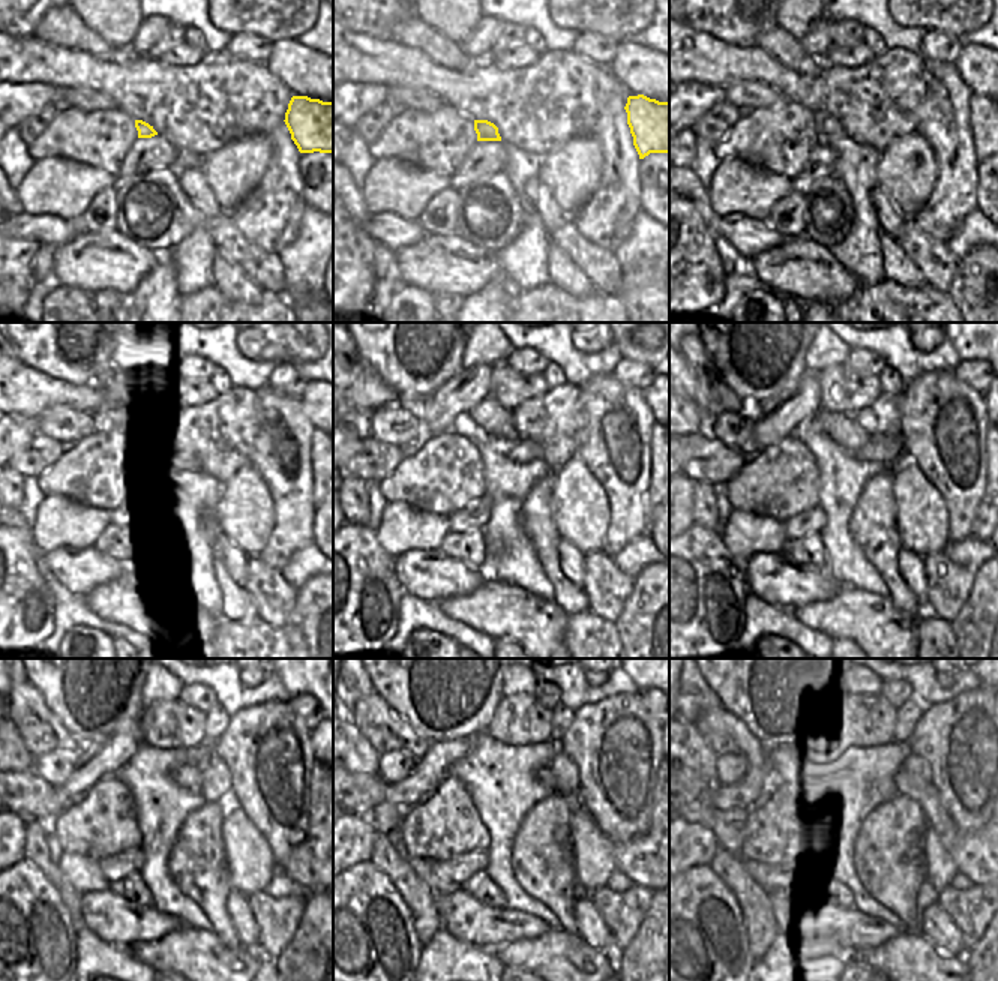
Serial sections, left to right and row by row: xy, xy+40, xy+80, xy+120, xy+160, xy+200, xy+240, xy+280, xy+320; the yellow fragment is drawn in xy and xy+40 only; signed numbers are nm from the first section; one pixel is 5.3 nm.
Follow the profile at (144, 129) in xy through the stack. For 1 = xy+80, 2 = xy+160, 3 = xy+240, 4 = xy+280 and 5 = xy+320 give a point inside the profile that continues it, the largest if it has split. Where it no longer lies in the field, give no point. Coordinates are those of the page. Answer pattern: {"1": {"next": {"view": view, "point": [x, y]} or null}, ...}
{"1": {"next": {"view": "xy+80", "point": [827, 128]}}, "2": {"next": {"view": "xy+160", "point": [521, 450]}}, "3": {"next": {"view": "xy+240", "point": [215, 779]}}, "4": {"next": {"view": "xy+280", "point": [562, 777]}}, "5": {"next": {"view": "xy+320", "point": [974, 854]}}}

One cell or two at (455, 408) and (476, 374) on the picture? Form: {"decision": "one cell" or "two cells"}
{"decision": "one cell"}

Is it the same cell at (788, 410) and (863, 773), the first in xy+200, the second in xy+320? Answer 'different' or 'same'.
different

